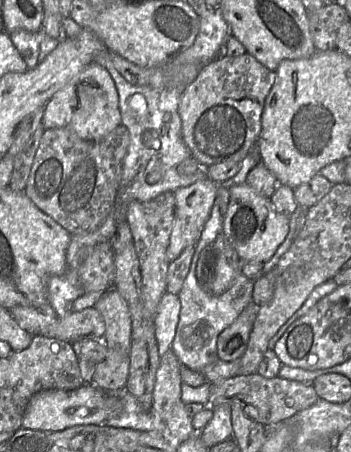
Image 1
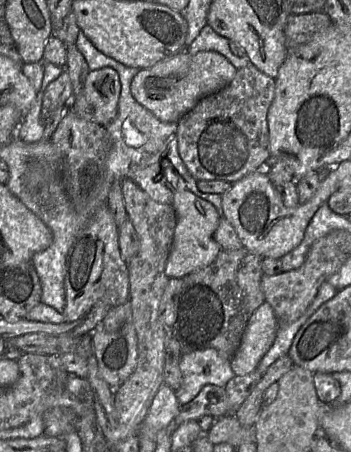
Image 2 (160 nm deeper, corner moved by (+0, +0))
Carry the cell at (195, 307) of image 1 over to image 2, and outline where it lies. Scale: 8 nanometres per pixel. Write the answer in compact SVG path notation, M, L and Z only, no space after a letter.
M212 348L182 354L180 370L183 382L176 395L181 406L192 401L205 385L225 388L235 376L230 361Z

